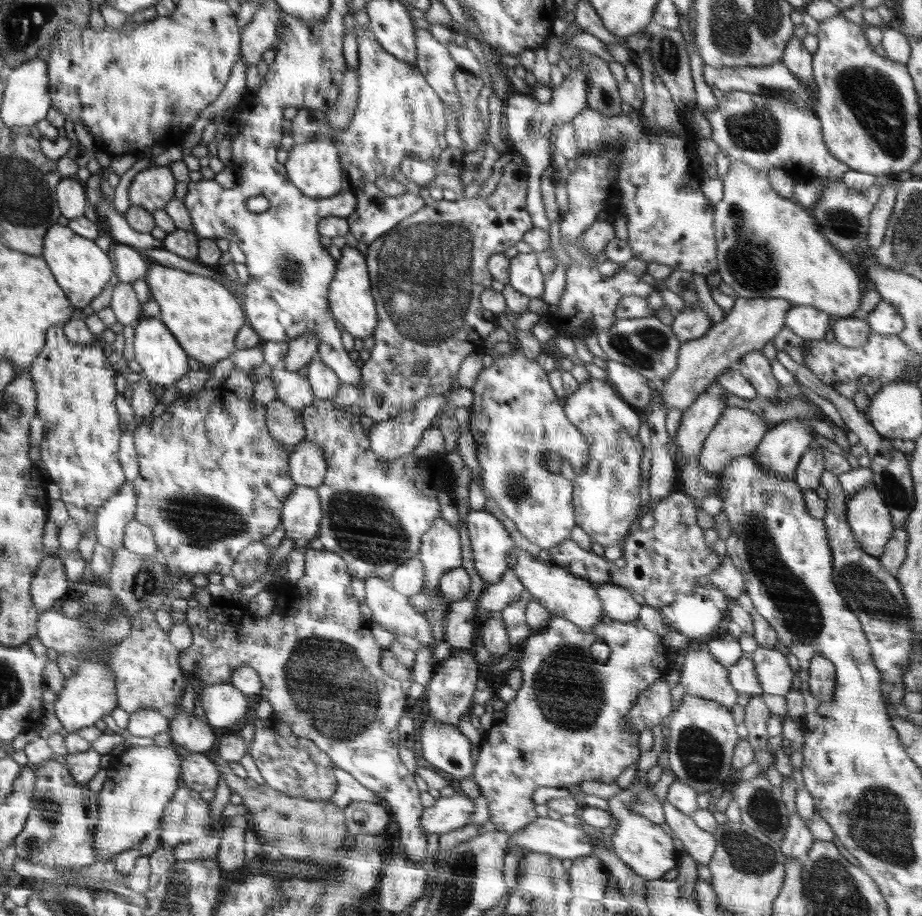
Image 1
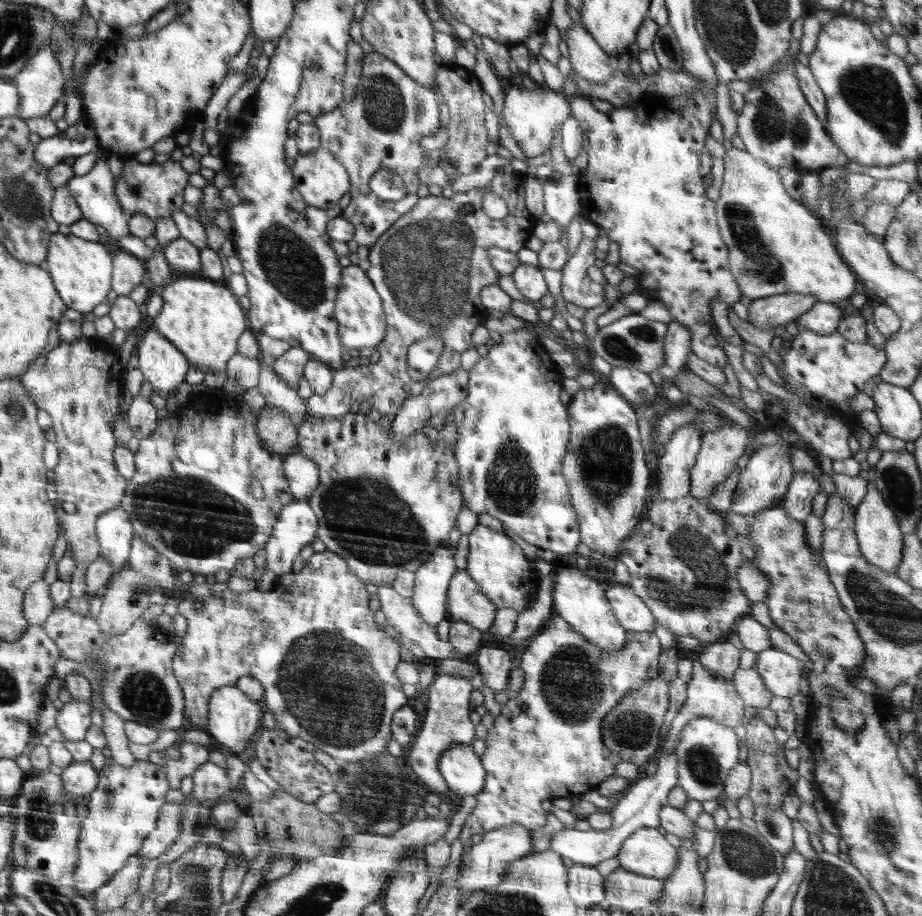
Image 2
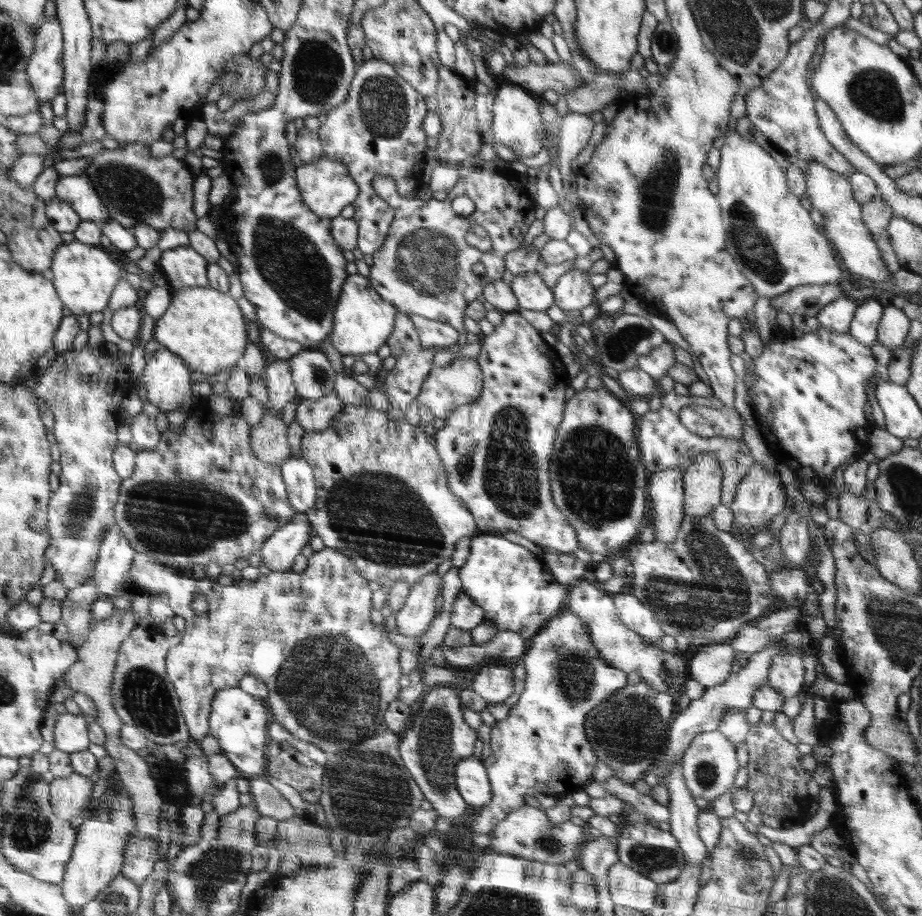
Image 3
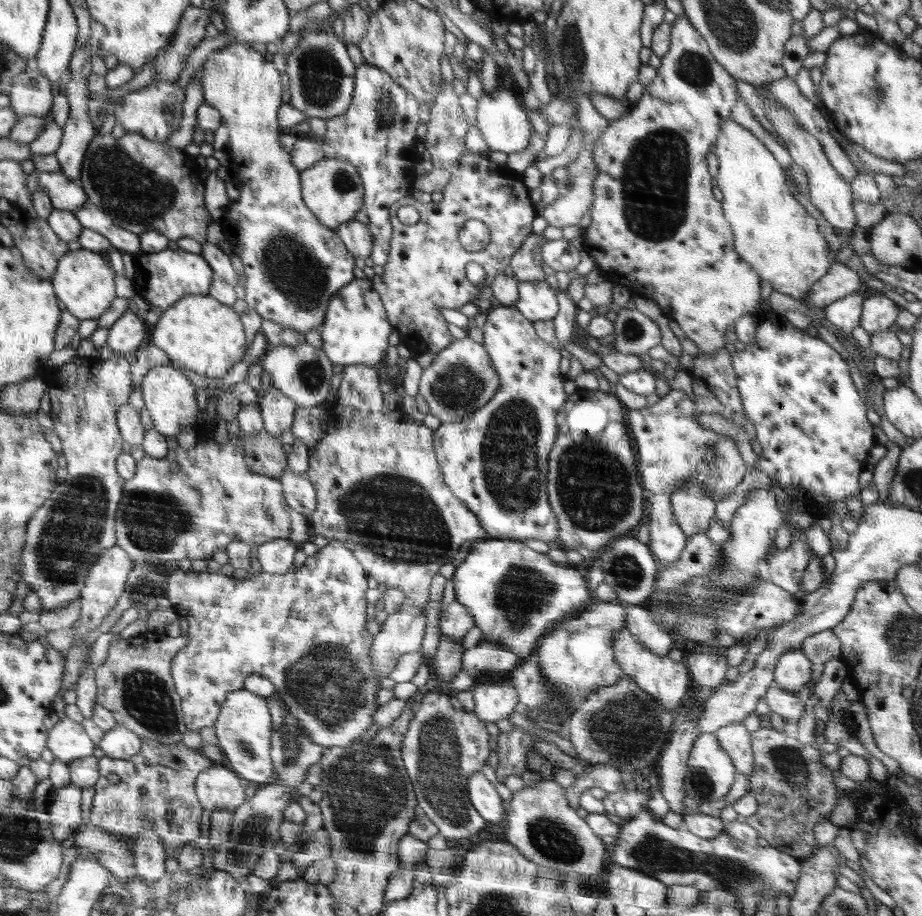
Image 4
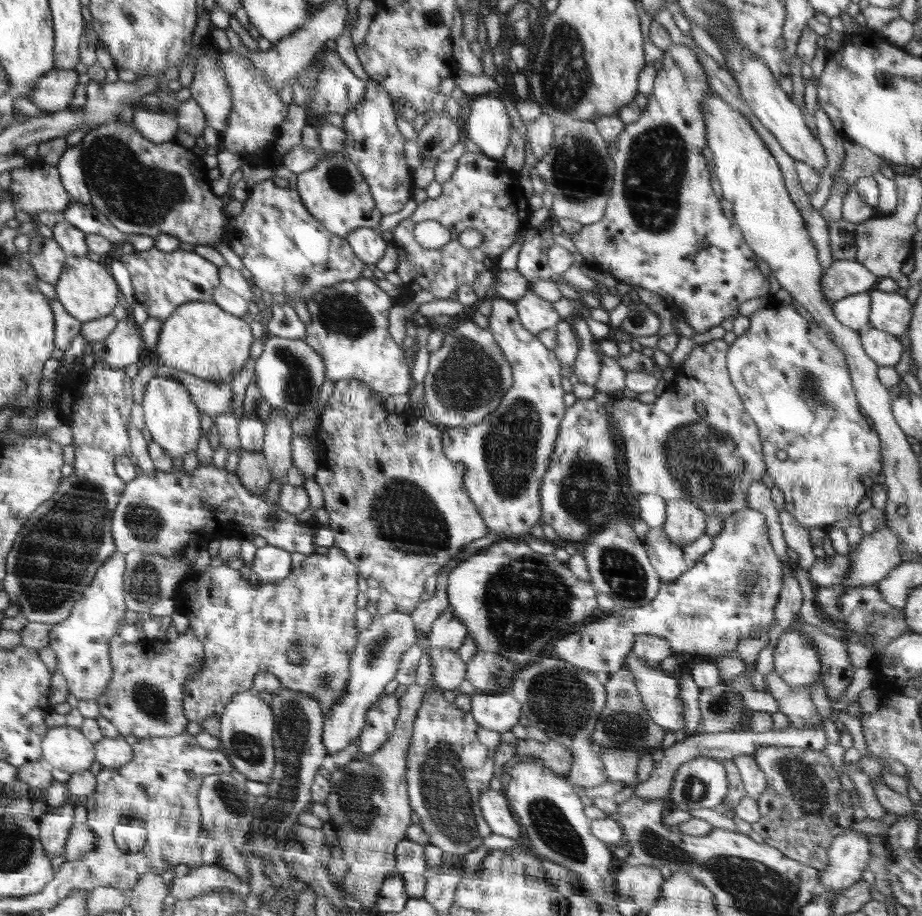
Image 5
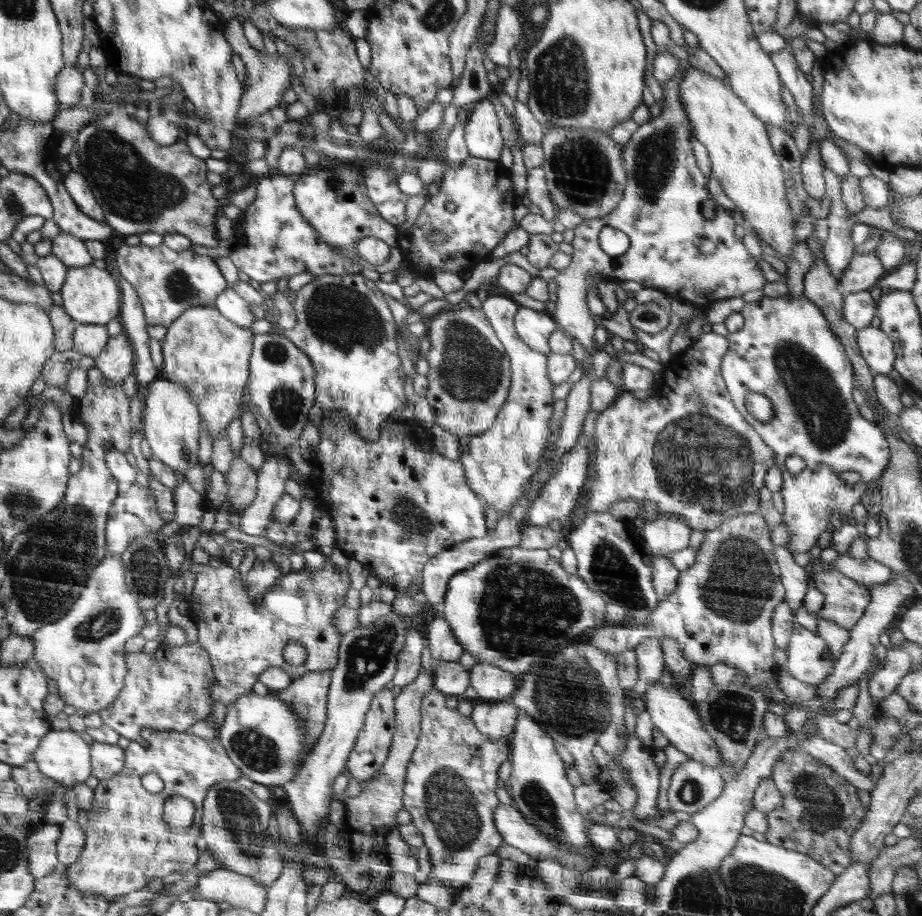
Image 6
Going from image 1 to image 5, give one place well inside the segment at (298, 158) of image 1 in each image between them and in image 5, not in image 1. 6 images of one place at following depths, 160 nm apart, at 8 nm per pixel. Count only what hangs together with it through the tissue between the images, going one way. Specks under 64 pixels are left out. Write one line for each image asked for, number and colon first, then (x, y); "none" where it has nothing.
2: (321, 179)
3: (325, 185)
4: (332, 189)
5: (334, 191)

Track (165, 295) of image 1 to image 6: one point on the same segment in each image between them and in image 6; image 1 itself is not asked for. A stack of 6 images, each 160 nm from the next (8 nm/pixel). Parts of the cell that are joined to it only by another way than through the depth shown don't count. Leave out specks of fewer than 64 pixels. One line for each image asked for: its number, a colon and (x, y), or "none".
2: (203, 318)
3: (204, 326)
4: (201, 334)
5: (201, 338)
6: (203, 351)

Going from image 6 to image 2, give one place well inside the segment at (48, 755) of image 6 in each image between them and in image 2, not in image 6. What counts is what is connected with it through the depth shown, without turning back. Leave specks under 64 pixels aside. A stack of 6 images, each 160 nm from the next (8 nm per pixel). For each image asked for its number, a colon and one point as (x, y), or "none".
2: (73, 720)
3: (70, 735)
4: (67, 739)
5: (65, 747)

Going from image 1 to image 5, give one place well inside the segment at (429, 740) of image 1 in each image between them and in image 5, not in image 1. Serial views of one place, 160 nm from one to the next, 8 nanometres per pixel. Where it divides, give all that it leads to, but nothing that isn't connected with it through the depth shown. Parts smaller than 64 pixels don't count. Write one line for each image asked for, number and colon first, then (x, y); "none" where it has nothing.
2: (461, 768)
3: (472, 782)
4: (484, 798)
5: (497, 813)

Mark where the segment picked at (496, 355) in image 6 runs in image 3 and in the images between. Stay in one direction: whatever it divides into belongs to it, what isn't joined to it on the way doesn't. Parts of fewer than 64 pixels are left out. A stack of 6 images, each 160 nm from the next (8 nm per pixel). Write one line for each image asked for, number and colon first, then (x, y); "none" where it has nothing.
3: (446, 388)
4: (461, 379)
5: (467, 377)

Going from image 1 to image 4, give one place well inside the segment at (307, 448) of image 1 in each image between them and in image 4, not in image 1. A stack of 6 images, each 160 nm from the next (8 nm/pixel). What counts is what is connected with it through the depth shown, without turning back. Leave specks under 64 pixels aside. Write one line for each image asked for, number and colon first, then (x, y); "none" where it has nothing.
2: (302, 474)
3: (297, 474)
4: (299, 493)

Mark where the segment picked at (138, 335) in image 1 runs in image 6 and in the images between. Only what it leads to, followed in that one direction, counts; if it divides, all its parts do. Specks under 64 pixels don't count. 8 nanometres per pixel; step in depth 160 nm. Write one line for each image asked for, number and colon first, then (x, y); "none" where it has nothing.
2: (164, 365)
3: (165, 375)
4: (170, 399)
5: (172, 419)
6: (171, 422)

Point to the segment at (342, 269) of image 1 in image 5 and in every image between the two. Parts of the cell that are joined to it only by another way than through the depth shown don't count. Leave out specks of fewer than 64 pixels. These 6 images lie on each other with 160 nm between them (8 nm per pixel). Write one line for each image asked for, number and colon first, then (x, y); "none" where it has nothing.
2: (359, 312)
3: (362, 322)
4: (355, 330)
5: (349, 330)

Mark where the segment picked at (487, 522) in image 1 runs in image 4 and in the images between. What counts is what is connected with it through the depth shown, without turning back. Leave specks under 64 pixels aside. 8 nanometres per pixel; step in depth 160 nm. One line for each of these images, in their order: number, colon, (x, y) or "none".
2: (497, 564)
3: (518, 593)
4: (516, 595)

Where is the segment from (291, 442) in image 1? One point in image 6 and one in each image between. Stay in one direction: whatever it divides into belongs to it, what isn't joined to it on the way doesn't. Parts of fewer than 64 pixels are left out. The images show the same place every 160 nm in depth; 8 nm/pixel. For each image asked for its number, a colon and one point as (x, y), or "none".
2: (275, 430)
3: (269, 440)
4: (264, 453)
5: (253, 471)
6: (242, 481)

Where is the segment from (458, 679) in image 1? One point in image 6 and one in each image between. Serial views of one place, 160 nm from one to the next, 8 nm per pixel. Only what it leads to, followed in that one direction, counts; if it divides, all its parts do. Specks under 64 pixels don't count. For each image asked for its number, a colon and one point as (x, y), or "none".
2: (447, 723)
3: (438, 737)
4: (441, 748)
5: (450, 761)
6: (452, 774)

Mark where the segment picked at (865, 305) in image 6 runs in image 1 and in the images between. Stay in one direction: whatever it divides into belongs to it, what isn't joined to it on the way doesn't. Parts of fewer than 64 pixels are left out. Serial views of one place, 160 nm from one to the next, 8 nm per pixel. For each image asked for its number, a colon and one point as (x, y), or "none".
1: (808, 322)
2: (824, 317)
3: (836, 317)
4: (845, 313)
5: (853, 311)

